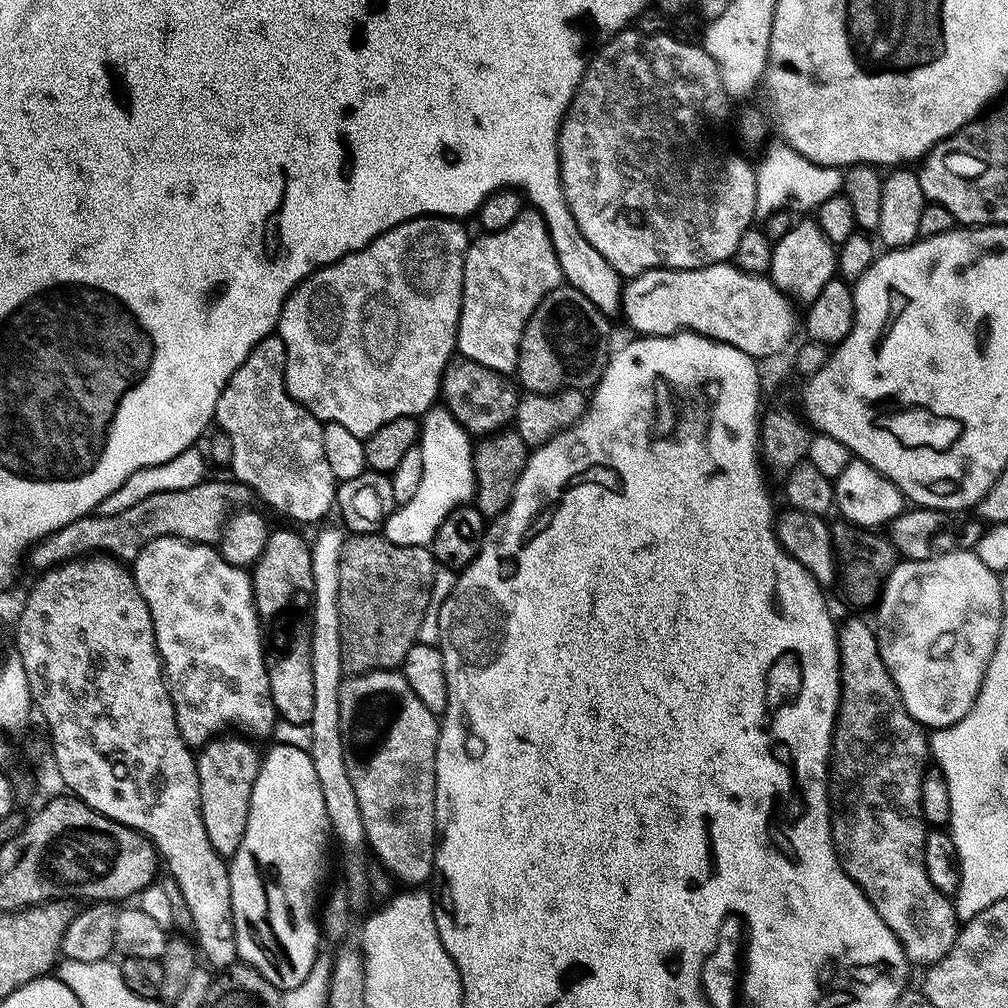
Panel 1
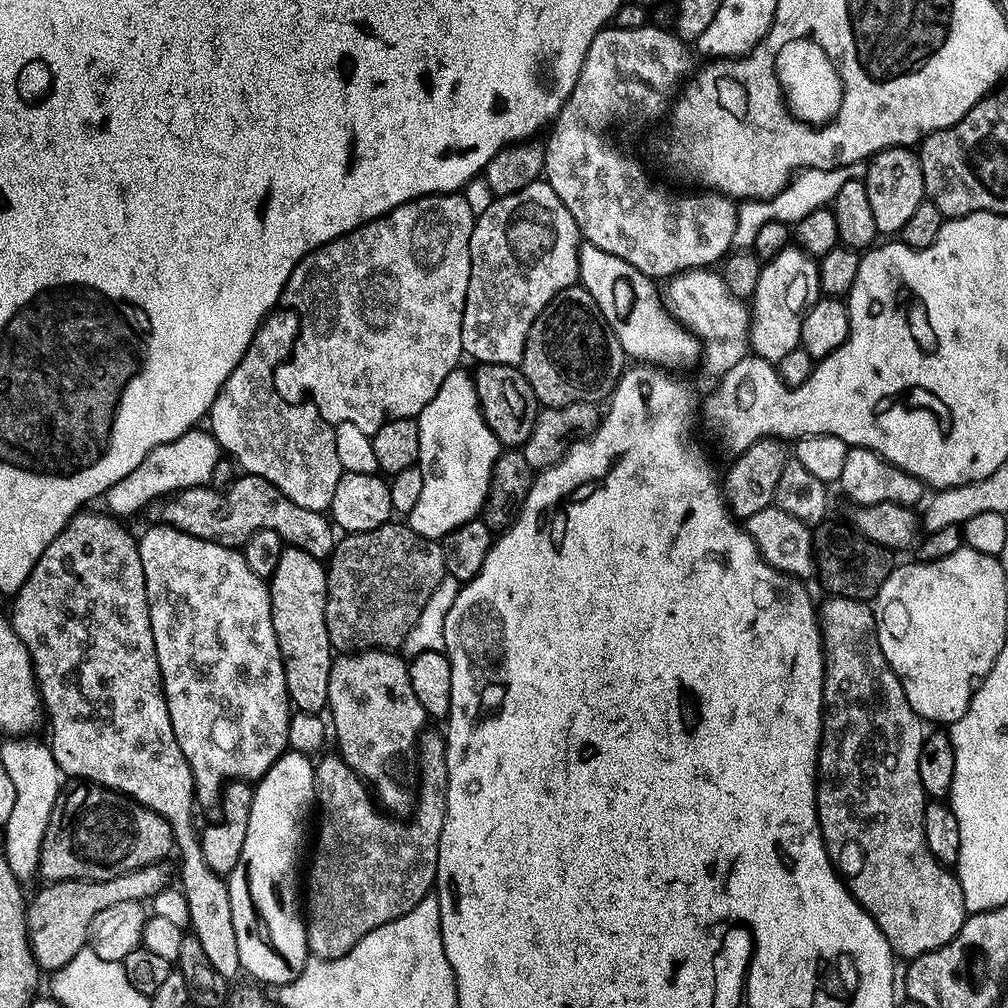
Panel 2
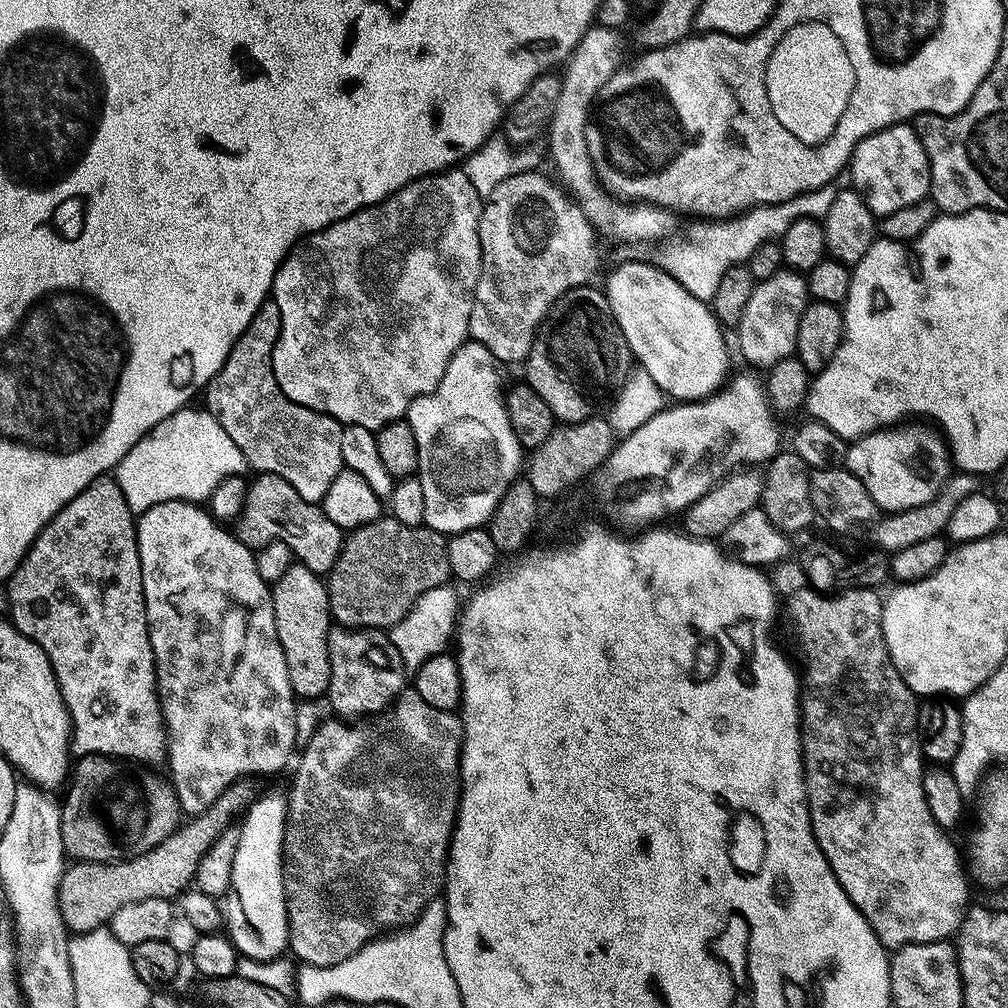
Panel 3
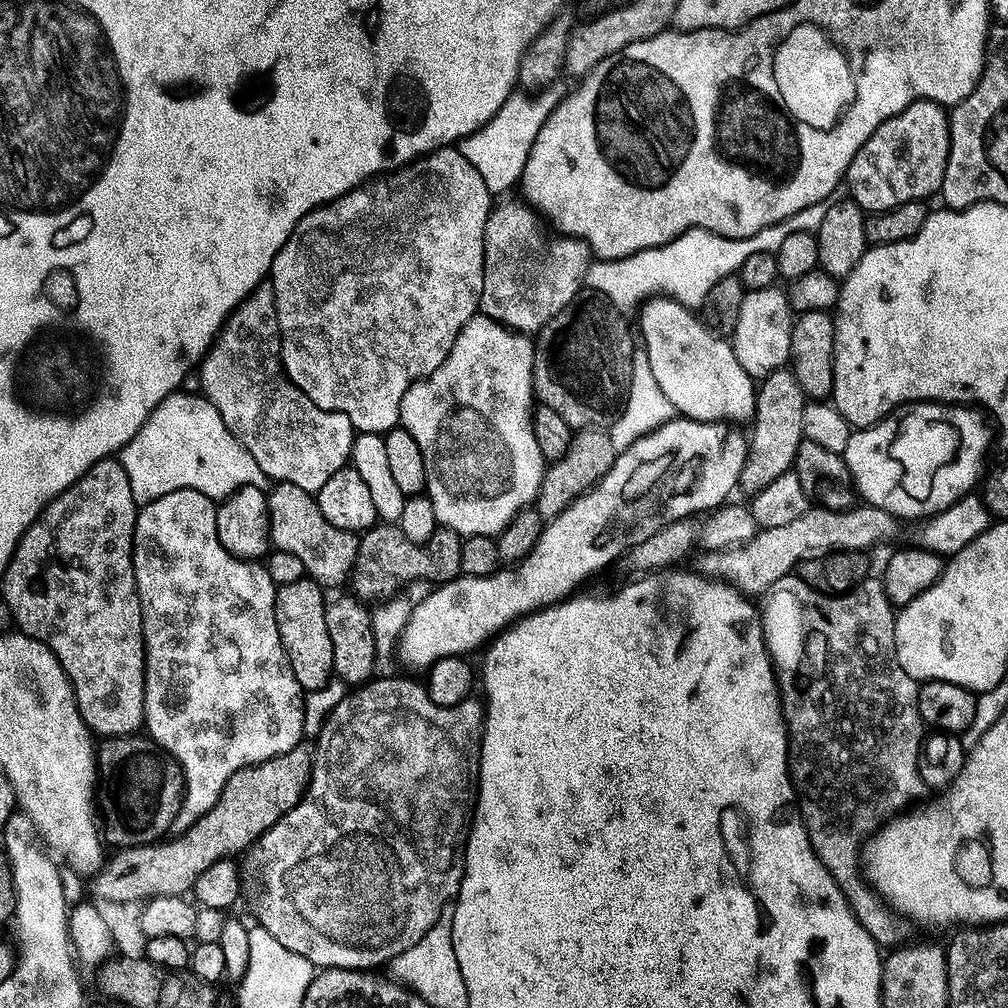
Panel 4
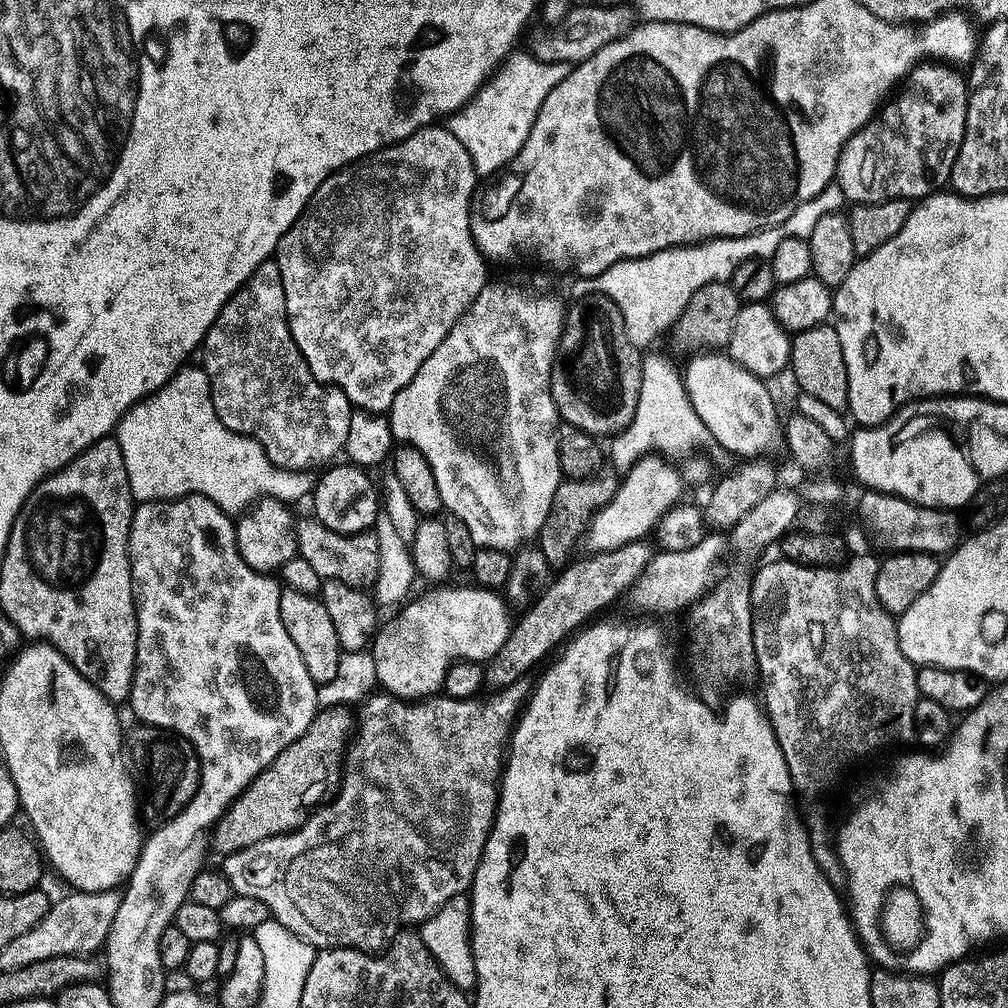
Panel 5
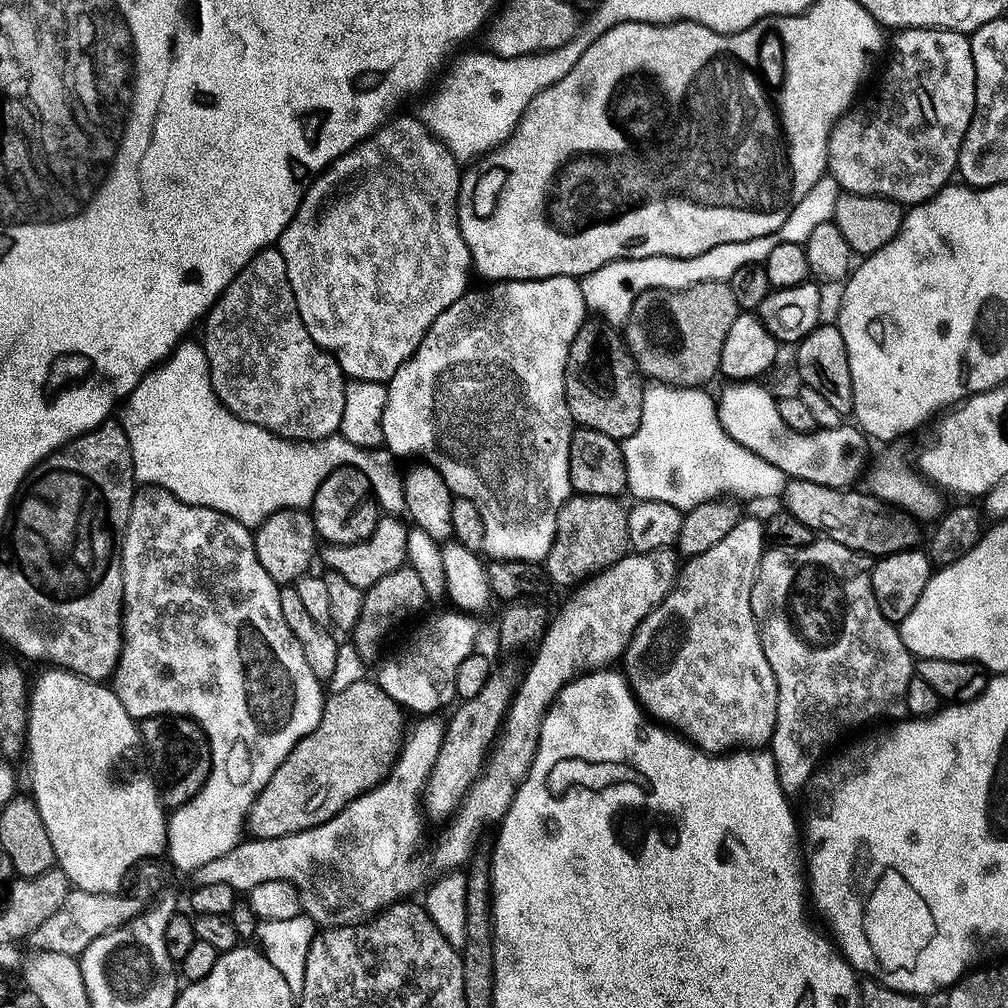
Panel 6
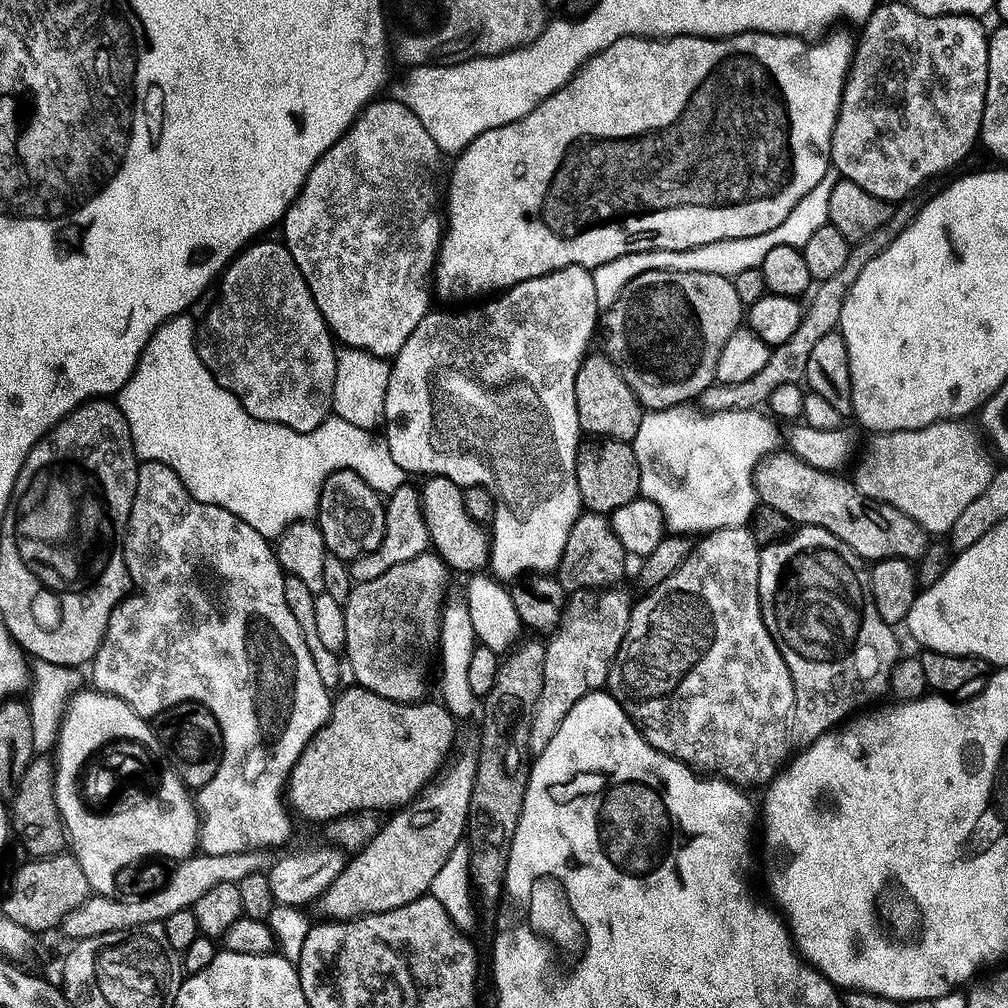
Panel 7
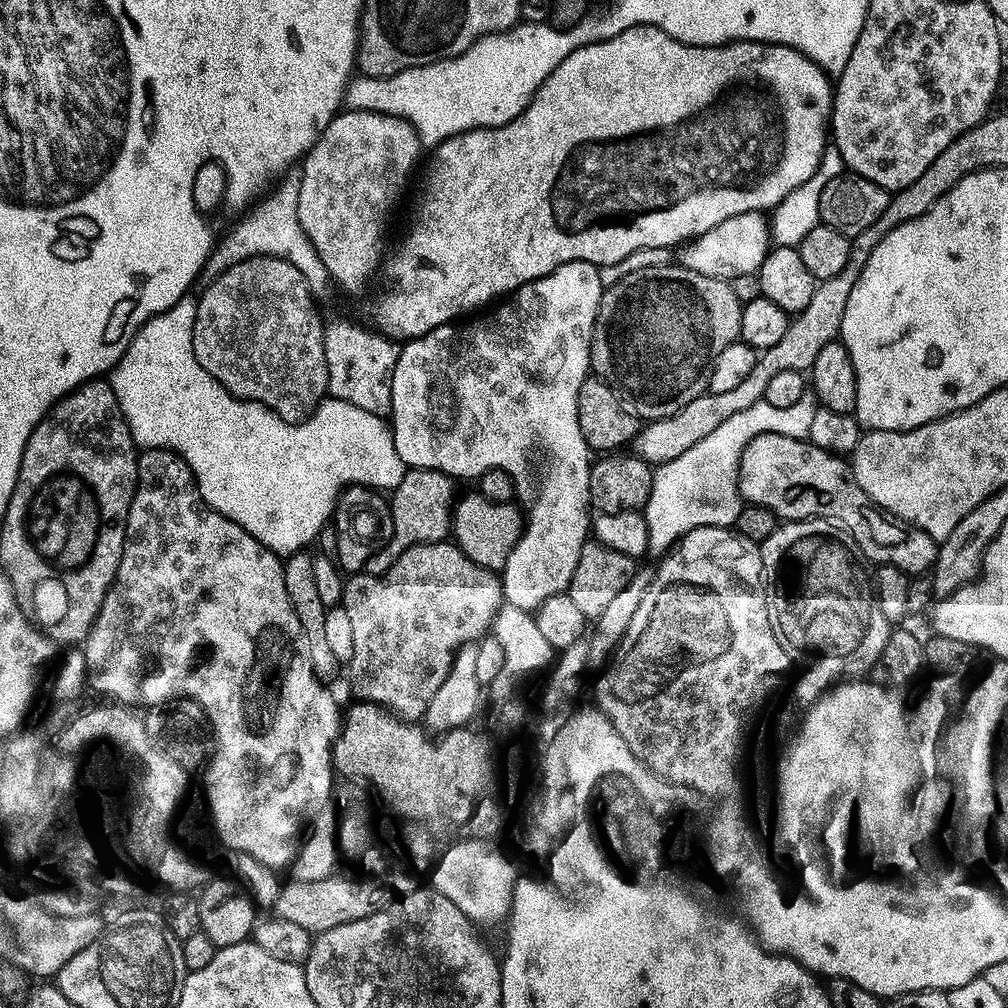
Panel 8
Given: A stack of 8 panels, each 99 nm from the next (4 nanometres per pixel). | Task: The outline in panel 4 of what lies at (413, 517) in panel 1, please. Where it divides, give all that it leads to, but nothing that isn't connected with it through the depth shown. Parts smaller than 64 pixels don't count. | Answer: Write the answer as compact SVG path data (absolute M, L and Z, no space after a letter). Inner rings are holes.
M477 314L462 326L446 362L434 374L409 386L402 398L400 424L414 434L414 442L422 450L426 462L426 495L434 506L436 523L454 530L461 538L495 538L523 508L535 505L546 467L532 429L535 353L531 335Z

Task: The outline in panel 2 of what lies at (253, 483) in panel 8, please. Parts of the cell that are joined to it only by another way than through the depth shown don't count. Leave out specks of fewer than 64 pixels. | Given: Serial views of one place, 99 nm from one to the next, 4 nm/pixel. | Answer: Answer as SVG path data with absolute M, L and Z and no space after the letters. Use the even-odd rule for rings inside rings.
M193 430L158 446L145 460L122 482L114 482L106 494L107 511L117 518L143 513L153 500L159 500L169 494L175 494L181 488L198 488L207 485L214 474L214 466L222 458L222 449L213 438L211 431Z

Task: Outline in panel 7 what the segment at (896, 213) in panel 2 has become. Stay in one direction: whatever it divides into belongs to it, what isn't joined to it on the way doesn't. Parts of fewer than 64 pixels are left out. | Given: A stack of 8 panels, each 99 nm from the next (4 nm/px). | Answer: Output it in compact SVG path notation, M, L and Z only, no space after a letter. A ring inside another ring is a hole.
M902 2L896 4L877 3L867 13L864 33L855 41L852 63L848 65L848 76L844 79L844 93L840 99L840 110L836 114L836 125L832 131L832 155L830 164L840 171L839 175L862 186L871 196L880 200L899 202L909 199L915 188L920 188L924 180L936 176L939 172L948 172L955 164L960 164L968 156L972 147L977 147L980 135L980 123L984 117L984 99L988 85L988 37L989 29L984 29L985 21L974 16L924 16Z

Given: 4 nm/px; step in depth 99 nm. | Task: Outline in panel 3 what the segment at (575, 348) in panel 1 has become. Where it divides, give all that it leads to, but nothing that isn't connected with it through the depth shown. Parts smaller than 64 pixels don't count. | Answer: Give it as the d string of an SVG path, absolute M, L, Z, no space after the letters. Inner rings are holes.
M599 287L570 289L541 322L523 365L526 382L550 406L557 421L573 424L607 413L634 367L632 351Z

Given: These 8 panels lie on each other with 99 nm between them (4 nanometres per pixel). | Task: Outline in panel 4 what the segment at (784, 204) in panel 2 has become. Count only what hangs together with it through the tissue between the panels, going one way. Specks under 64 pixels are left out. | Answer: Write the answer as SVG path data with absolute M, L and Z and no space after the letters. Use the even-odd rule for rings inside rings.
M814 202L814 206L806 206L806 210L798 210L798 214L788 216L774 226L766 226L758 230L758 234L741 240L717 236L705 228L692 228L657 248L647 248L617 260L592 262L585 272L584 284L591 291L602 293L621 310L629 310L628 308L632 307L635 309L649 298L677 300L682 306L696 310L699 309L699 304L703 305L707 301L710 290L714 290L719 280L739 273L740 267L750 254L775 253L789 234L815 232L818 226L822 226L822 218L827 209L827 203Z

